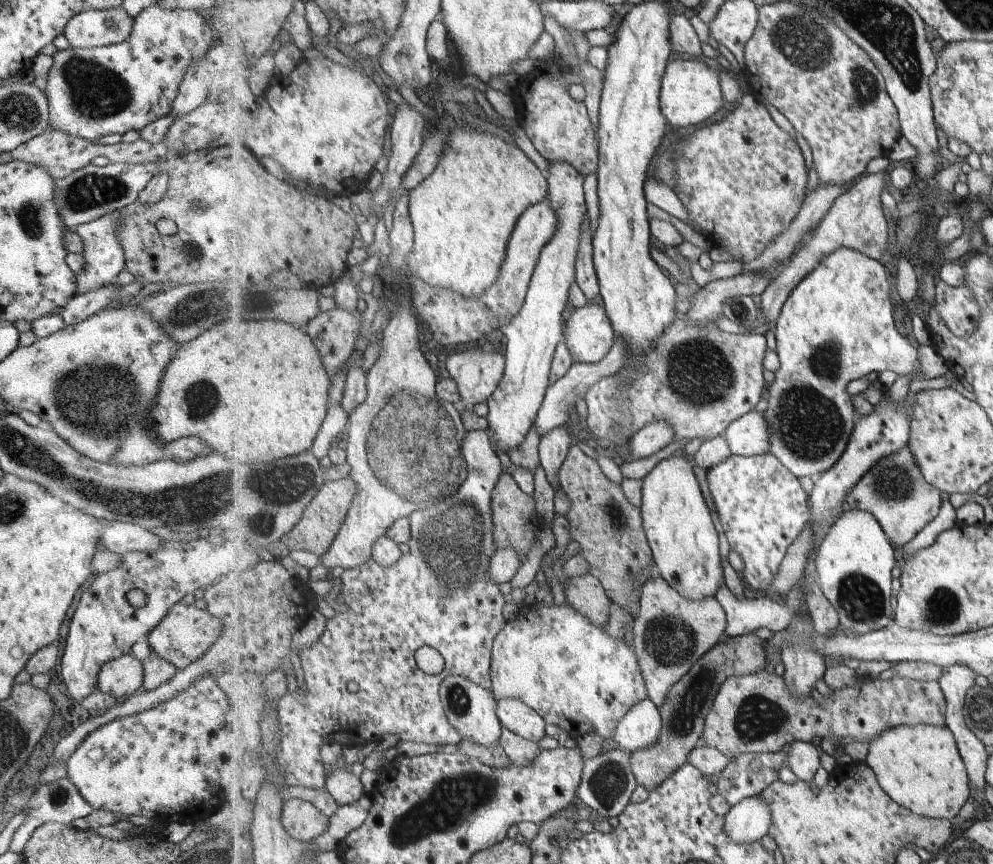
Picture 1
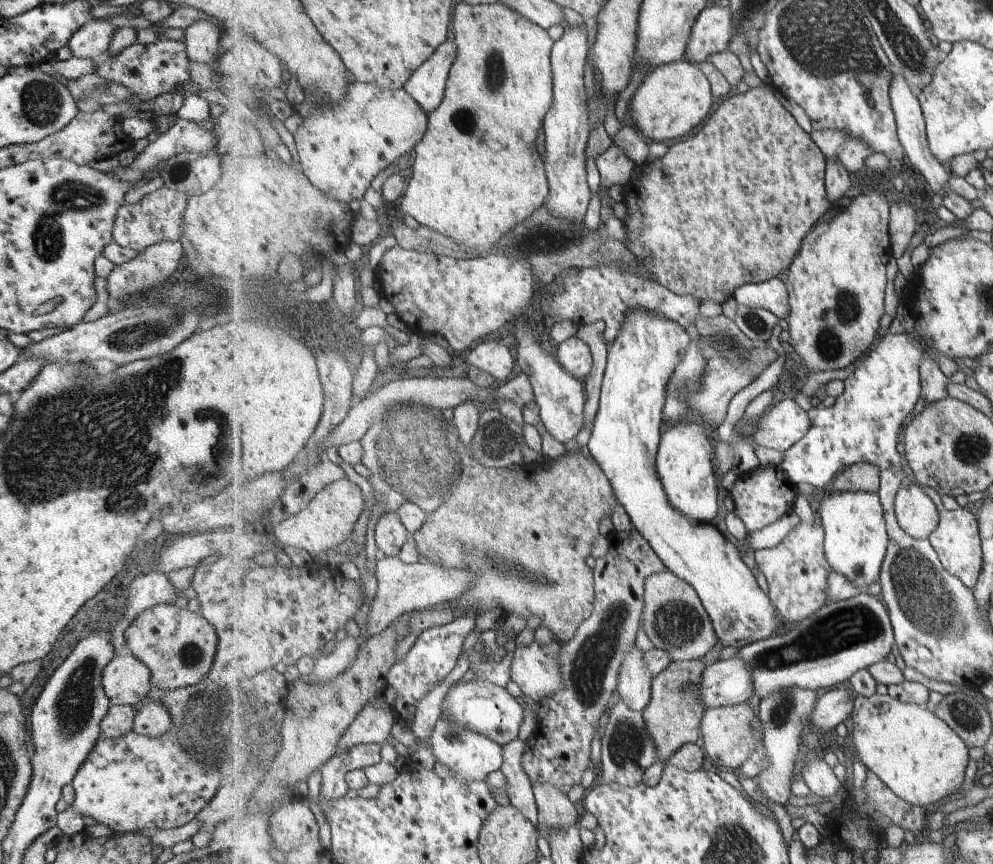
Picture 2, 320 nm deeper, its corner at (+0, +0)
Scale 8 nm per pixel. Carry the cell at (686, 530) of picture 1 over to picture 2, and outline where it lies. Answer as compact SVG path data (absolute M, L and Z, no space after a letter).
M680 422L666 425L662 442L658 451L657 470L665 489L665 494L671 502L671 506L679 512L683 512L687 518L699 522L699 524L712 524L719 514L719 484L717 484L717 474L714 465L715 448L705 432L705 426L697 422Z

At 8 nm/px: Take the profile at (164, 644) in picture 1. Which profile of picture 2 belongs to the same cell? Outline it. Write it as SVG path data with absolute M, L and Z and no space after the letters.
M172 603L157 604L141 612L123 632L123 639L132 657L149 670L150 686L176 690L205 680L216 655L214 629L199 613L177 608Z

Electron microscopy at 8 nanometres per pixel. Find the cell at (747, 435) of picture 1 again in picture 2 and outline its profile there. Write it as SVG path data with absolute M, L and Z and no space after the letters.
M796 399L783 400L762 414L759 430L750 440L754 445L773 448L784 454L807 435L809 428L808 410Z

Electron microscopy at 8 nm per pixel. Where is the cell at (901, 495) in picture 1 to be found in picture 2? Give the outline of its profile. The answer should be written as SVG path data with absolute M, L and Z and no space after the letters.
M903 486L895 498L899 525L915 539L928 539L938 530L940 513L933 499L921 486Z

